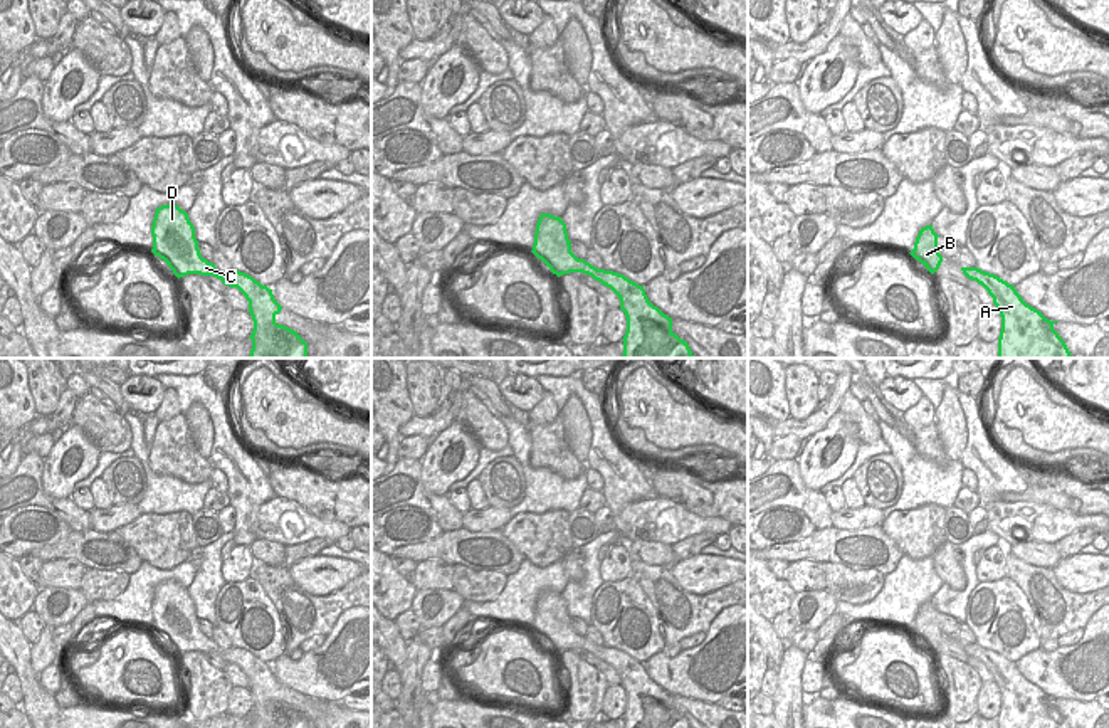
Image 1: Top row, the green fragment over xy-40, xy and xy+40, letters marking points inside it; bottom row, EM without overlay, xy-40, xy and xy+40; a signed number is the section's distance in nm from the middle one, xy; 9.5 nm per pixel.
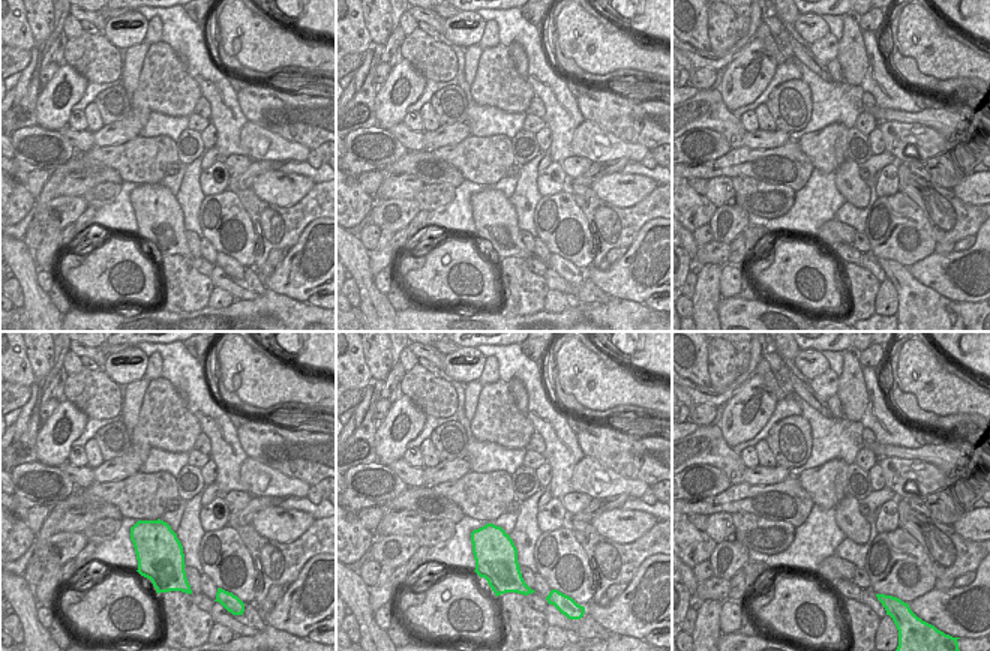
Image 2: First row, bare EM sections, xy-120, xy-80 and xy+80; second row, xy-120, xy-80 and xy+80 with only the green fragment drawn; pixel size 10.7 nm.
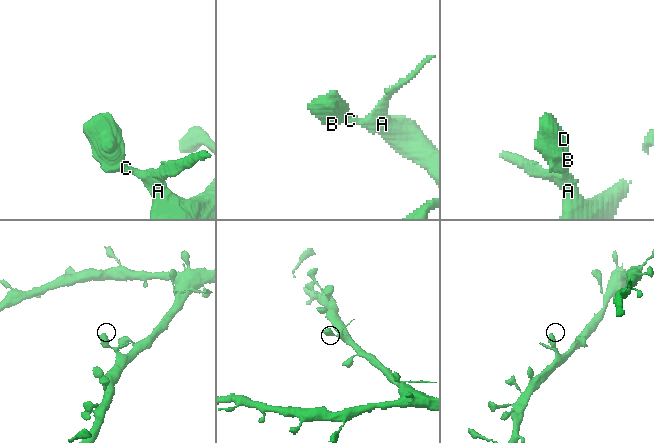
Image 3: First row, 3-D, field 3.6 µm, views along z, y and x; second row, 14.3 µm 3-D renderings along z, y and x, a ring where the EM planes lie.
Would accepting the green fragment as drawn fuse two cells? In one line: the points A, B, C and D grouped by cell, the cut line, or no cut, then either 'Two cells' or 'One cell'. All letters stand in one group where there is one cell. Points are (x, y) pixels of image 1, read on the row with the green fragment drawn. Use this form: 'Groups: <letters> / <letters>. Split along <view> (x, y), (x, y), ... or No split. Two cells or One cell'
Groups: A B C D. No split. One cell.

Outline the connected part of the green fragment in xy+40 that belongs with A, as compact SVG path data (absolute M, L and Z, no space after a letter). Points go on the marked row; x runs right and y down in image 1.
M978 267L961 271L988 291L1000 311L998 358L1072 358L1065 341L1054 330L1059 321L1047 319L1027 304L1015 286Z

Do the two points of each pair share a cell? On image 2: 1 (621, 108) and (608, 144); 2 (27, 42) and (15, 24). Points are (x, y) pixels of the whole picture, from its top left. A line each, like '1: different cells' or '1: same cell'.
1: different cells
2: same cell

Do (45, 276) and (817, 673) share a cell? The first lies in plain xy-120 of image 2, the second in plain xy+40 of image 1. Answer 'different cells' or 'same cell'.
same cell

